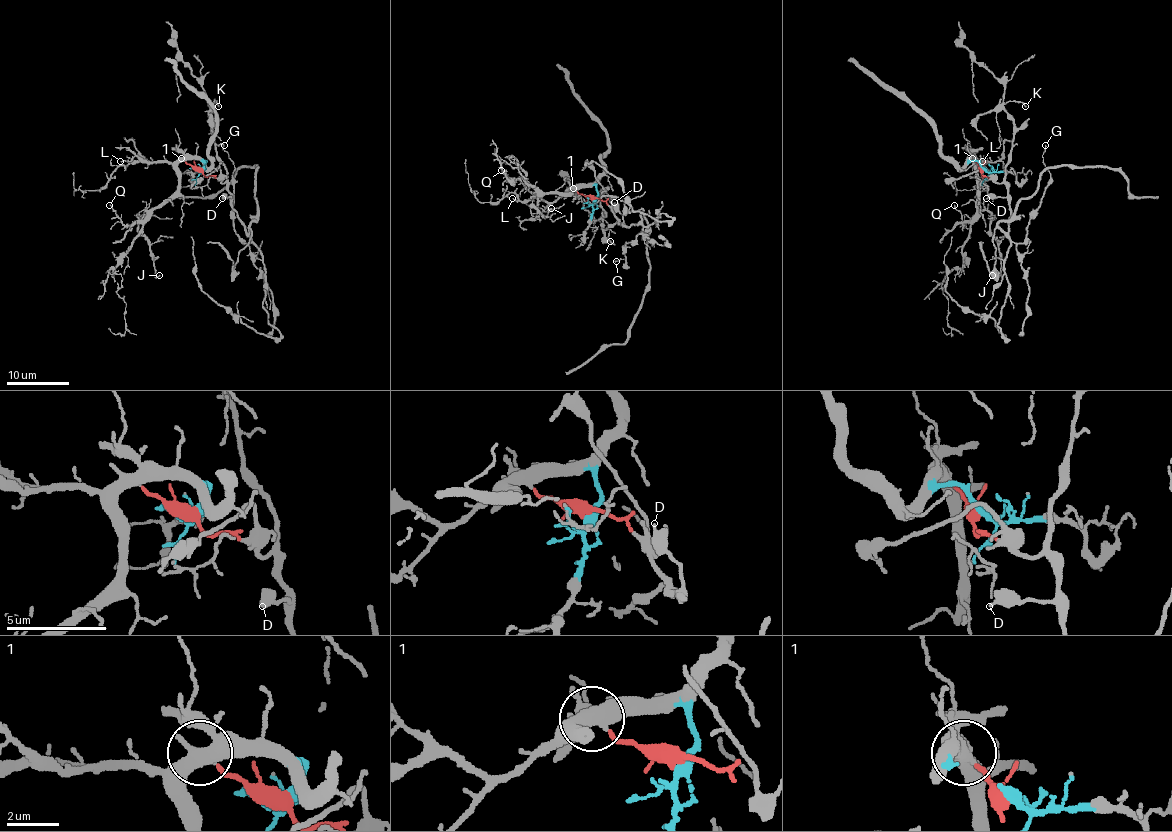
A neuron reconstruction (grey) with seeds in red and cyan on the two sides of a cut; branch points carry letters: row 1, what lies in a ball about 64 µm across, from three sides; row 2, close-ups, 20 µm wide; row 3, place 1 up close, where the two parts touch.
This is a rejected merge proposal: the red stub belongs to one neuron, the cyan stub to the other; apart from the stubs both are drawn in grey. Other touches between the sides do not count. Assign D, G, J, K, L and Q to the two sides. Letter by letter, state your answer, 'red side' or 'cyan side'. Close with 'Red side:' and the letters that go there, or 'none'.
D: red side
G: red side
J: cyan side
K: red side
L: cyan side
Q: cyan side
Red side: D, G, K

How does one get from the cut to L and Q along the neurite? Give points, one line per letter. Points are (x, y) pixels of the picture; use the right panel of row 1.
L: (983, 169), (977, 161), (969, 160), (982, 161)
Q: (983, 169), (969, 158), (975, 164), (977, 213), (963, 224), (961, 214), (954, 205)

